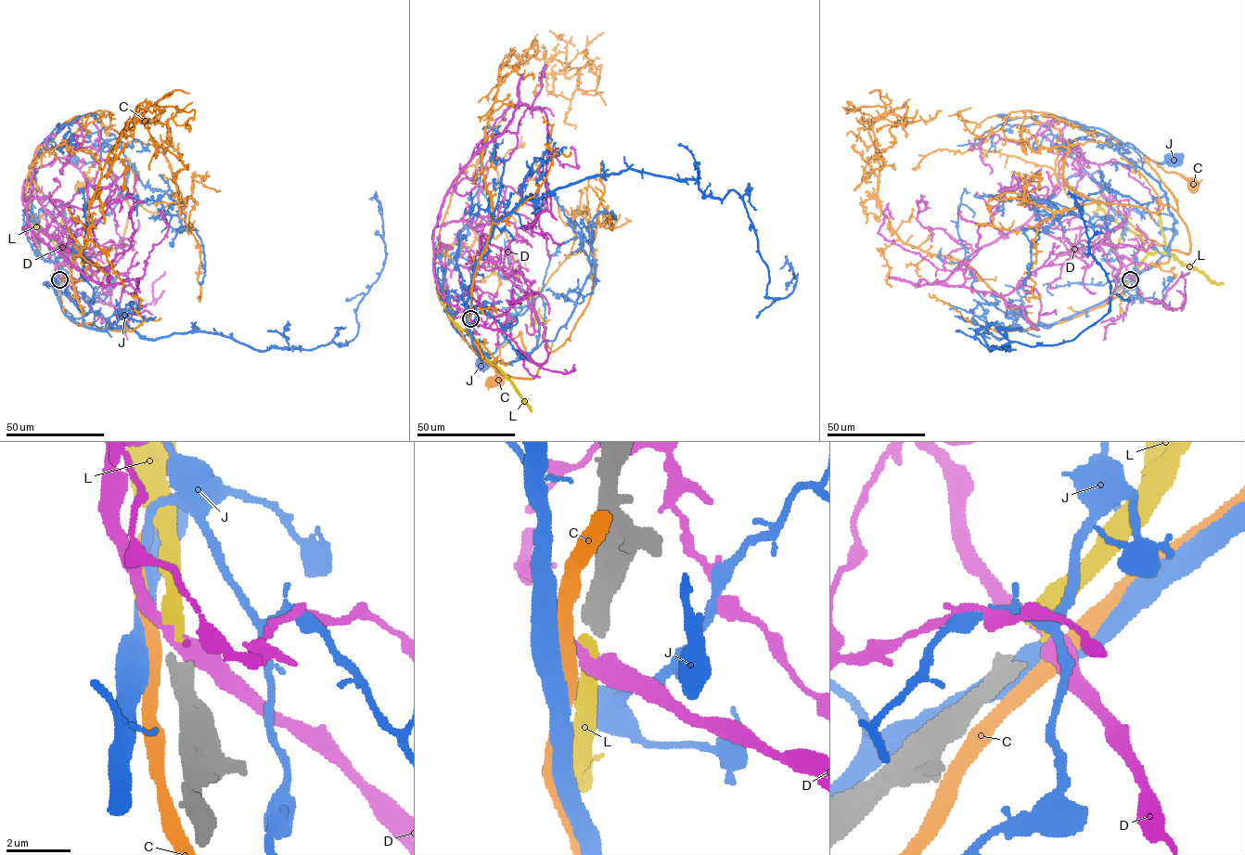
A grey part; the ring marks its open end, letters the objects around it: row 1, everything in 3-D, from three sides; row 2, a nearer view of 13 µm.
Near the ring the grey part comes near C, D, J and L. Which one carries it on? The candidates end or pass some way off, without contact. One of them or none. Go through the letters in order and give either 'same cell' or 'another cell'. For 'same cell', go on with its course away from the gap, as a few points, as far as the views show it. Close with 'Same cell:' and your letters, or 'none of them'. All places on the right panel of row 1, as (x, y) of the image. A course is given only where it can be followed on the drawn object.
C: another cell
D: another cell
J: another cell
L: same cell; course (1131, 278), (1149, 253), (1168, 252), (1213, 282), (1223, 283)
Same cell: L

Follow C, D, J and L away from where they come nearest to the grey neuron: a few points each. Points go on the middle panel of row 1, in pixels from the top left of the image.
C: (468, 319), (482, 357), (503, 372), (532, 379), (541, 366), (527, 354), (520, 332), (500, 348), (490, 382)
D: (470, 319), (439, 291), (434, 226), (459, 171), (519, 101), (547, 118), (545, 201), (525, 228), (562, 244)
J: (468, 318), (482, 356), (511, 363), (536, 346), (536, 312), (530, 304), (506, 321), (505, 340), (483, 361)
L: (470, 319), (468, 332), (485, 356), (511, 382), (532, 411)

